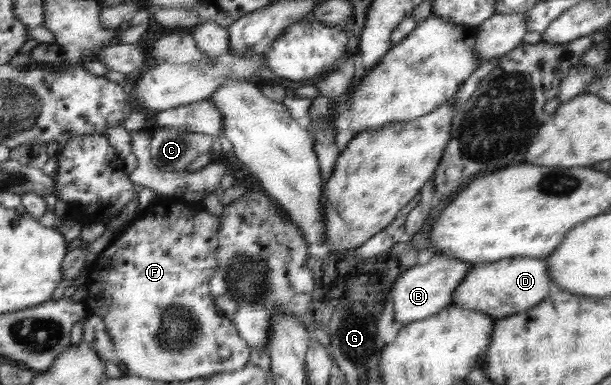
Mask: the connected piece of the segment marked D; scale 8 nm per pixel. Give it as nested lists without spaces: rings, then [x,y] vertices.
[[[515,257],[473,265],[461,284],[455,288],[451,304],[486,313],[495,320],[535,307],[554,285],[546,258]]]

